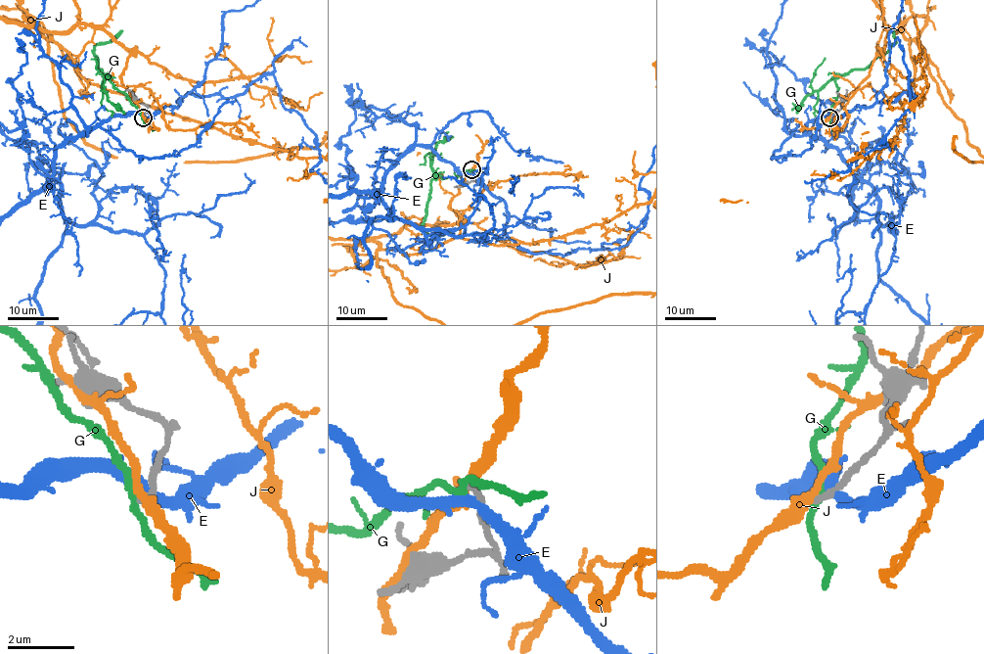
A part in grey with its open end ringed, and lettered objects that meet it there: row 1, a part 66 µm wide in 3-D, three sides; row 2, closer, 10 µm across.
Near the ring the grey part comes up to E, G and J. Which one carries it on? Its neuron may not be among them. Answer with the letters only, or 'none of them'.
none of them

